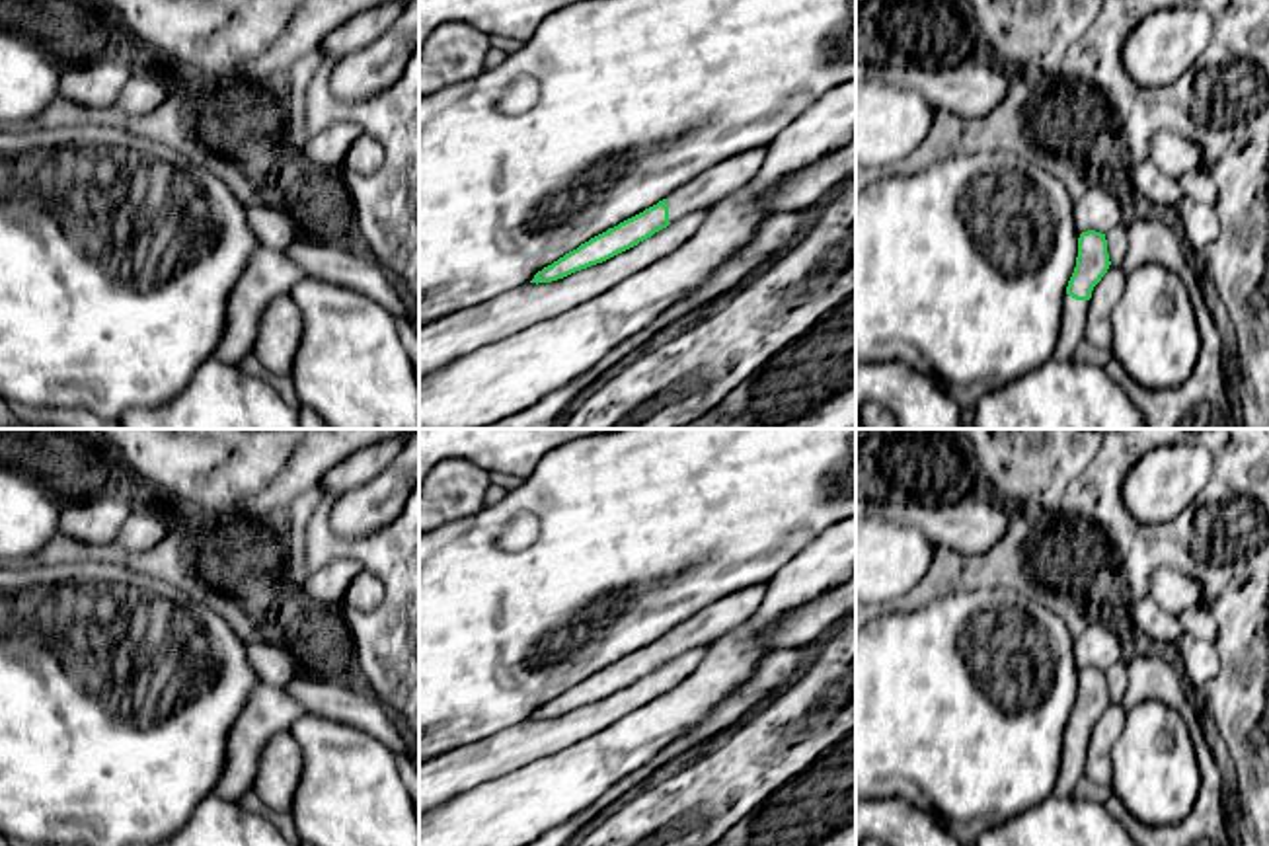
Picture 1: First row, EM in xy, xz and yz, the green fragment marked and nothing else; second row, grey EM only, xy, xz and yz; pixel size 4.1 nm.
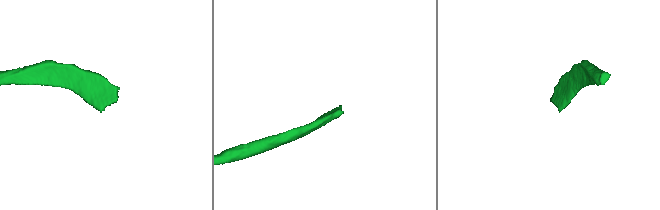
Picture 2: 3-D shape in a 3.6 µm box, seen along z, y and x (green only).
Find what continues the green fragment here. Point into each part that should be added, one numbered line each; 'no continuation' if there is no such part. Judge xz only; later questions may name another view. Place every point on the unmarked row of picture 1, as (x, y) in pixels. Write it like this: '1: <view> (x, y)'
1: xz (722, 616)

